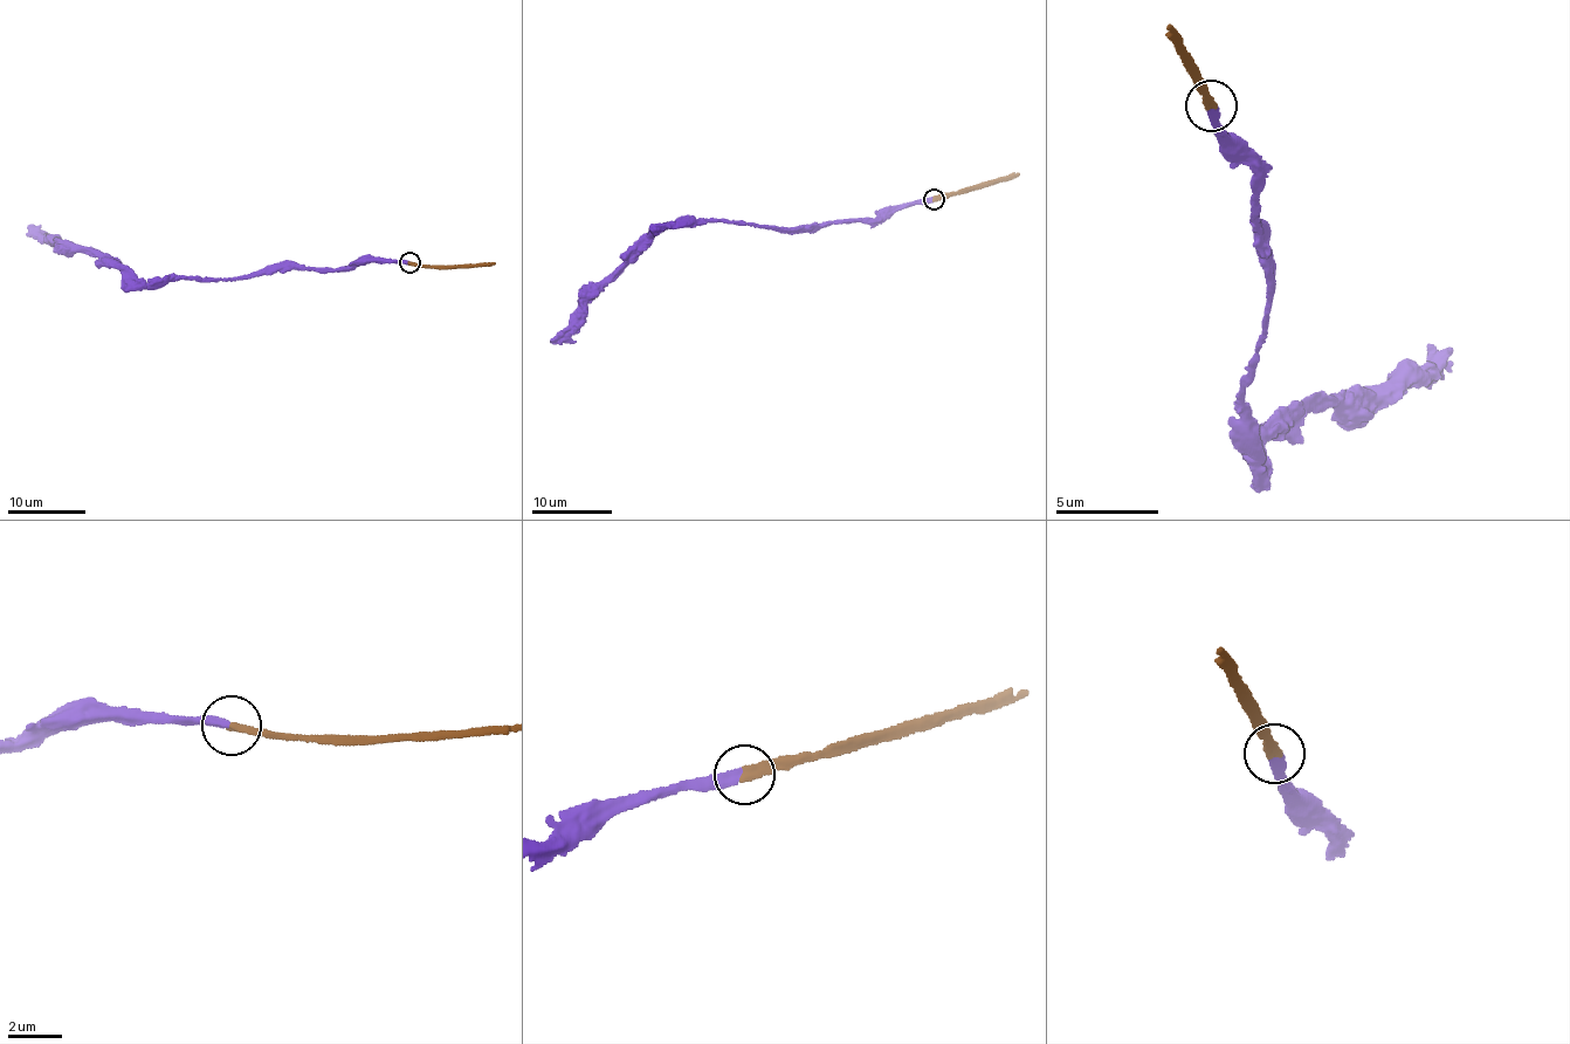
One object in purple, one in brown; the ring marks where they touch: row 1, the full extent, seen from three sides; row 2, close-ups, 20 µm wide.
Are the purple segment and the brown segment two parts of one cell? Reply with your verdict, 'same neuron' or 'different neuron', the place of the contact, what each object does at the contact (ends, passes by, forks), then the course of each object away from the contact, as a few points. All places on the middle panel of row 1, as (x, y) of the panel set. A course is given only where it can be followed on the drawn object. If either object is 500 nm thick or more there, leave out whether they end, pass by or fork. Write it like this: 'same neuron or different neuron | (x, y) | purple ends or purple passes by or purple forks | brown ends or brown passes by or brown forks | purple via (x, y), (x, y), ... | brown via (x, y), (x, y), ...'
same neuron | (934, 199) | purple ends | brown ends | purple via (934, 198), (889, 206), (874, 219), (837, 220), (820, 226), (786, 228), (679, 218), (653, 231), (552, 342) | brown via (934, 198), (1012, 179), (1018, 173)

